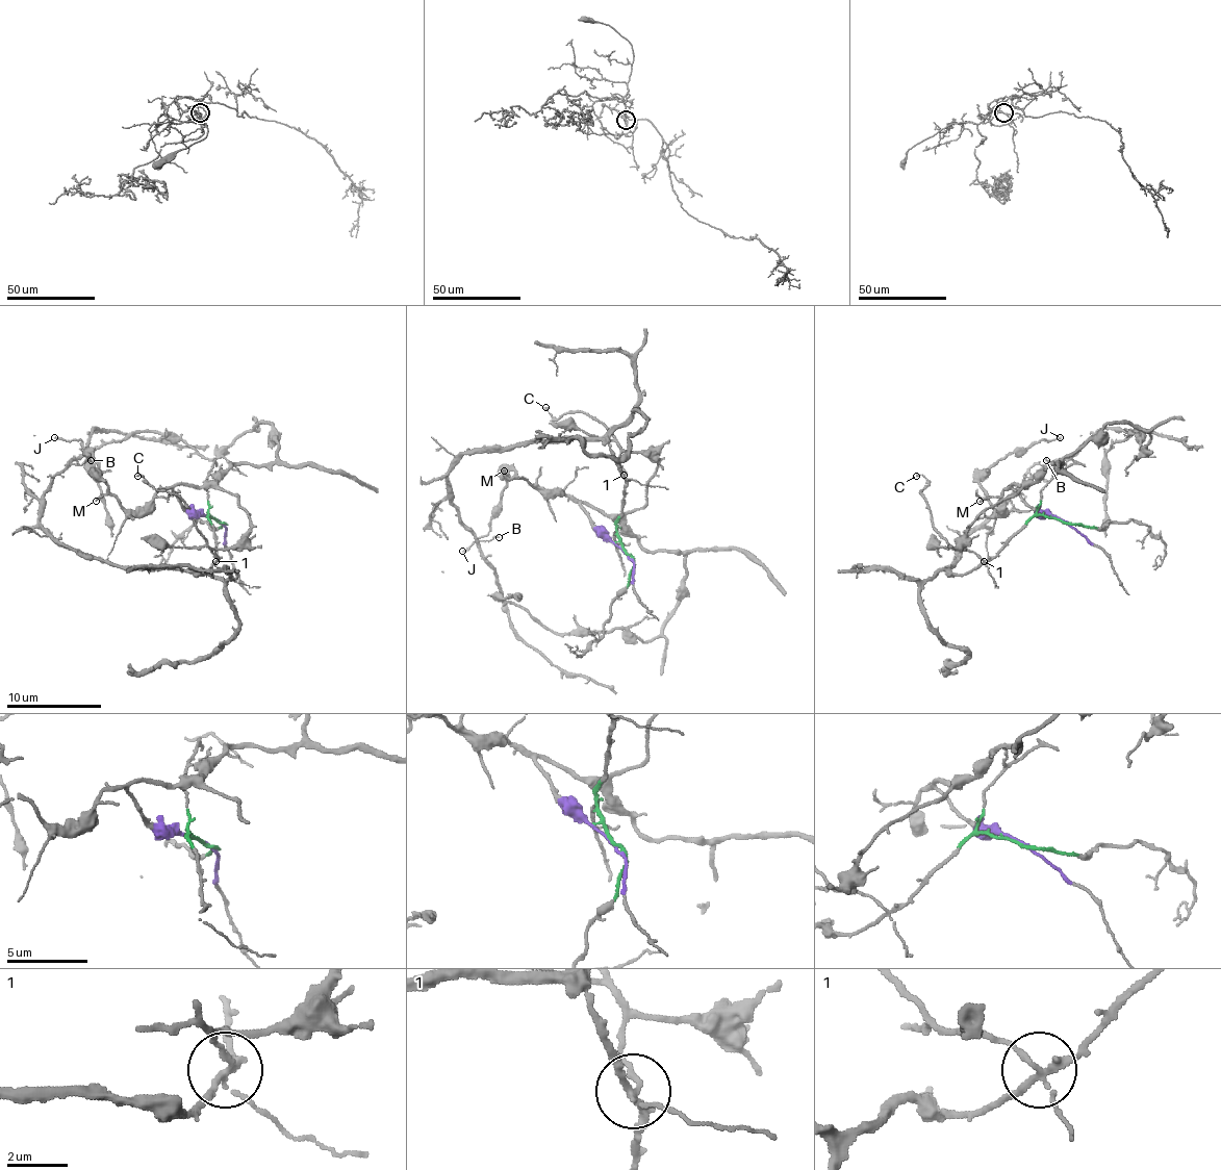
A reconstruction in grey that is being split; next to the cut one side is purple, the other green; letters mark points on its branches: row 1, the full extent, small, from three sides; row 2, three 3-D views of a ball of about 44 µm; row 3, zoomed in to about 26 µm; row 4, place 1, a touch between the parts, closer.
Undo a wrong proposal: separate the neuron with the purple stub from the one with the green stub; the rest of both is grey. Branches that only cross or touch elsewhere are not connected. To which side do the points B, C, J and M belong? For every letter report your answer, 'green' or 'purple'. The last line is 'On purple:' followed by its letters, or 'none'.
B: green
C: purple
J: purple
M: purple
On purple: C, J, M

